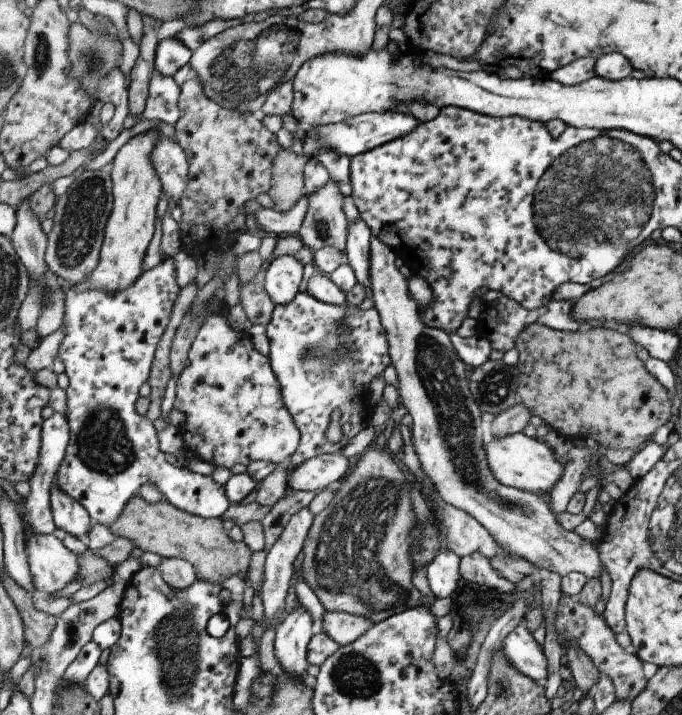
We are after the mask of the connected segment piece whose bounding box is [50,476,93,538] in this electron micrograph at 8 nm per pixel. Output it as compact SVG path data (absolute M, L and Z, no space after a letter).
M57 476L52 484L50 501L54 521L59 528L64 528L69 533L75 533L75 536L81 538L86 535L93 521L89 511L60 487Z

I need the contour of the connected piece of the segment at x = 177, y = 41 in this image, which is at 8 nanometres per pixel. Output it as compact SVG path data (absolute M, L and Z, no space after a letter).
M179 37L162 39L156 56L156 70L165 76L175 76L185 64L189 64L194 52Z

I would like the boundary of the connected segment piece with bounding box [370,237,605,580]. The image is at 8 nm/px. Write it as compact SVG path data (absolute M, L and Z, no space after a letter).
M375 237L372 240L371 245L371 256L370 256L370 279L372 285L370 286L373 294L373 305L380 312L382 318L382 325L388 336L388 343L390 346L390 353L392 356L392 366L396 369L397 380L398 380L398 392L399 400L402 401L403 407L409 412L410 416L413 418L412 422L412 438L414 450L420 461L420 466L423 471L425 471L434 482L436 486L436 492L440 493L442 499L447 501L449 504L455 505L457 508L466 510L473 518L476 518L485 525L485 528L489 529L489 532L493 533L493 536L504 546L506 552L509 554L515 554L523 559L527 559L534 565L541 568L542 571L552 571L553 573L559 573L562 577L571 574L572 572L583 573L586 580L598 579L601 571L604 570L604 564L600 560L599 549L597 545L594 545L590 540L585 540L578 532L573 530L565 530L559 522L557 522L556 512L552 510L551 504L547 496L539 493L524 491L521 489L516 489L515 487L508 487L507 485L501 484L500 480L493 476L492 468L489 468L488 458L486 456L486 450L483 448L483 431L486 429L485 426L481 424L481 408L479 408L479 403L473 396L470 387L470 376L467 376L467 364L463 362L463 359L459 356L455 345L453 344L452 337L447 331L431 332L428 327L421 322L420 315L420 304L414 294L414 281L407 281L407 278L399 272L399 268L395 266L395 260L397 260L398 255L396 252L388 245L385 244L381 239Z

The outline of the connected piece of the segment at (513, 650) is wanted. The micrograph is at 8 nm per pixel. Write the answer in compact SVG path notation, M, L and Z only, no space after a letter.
M524 622L514 628L503 640L506 657L527 676L535 680L547 680L549 676L548 656L544 647L527 630Z

